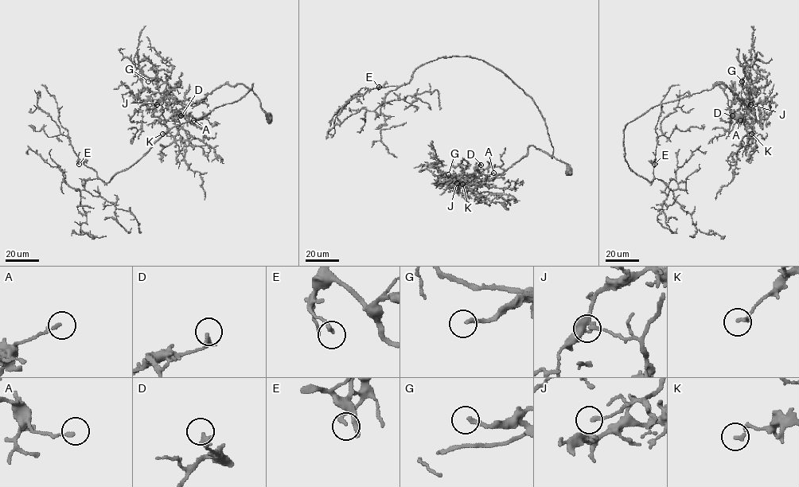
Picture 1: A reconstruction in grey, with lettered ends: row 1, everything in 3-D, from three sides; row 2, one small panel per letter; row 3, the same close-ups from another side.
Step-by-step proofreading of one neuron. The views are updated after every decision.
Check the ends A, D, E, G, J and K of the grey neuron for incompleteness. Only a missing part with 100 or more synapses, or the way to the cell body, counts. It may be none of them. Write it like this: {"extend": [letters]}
{"extend": ["G"]}

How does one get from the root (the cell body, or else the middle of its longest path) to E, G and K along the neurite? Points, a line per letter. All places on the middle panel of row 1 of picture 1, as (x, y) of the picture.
E: (568, 172), (552, 158), (544, 118), (534, 101), (481, 60), (440, 57), (419, 66), (407, 83), (379, 87)
G: (568, 172), (564, 162), (530, 145), (525, 156), (494, 177), (468, 181), (461, 173), (448, 174)
K: (568, 172), (564, 162), (530, 145), (525, 156), (501, 173), (478, 183), (473, 177), (466, 176), (462, 184)

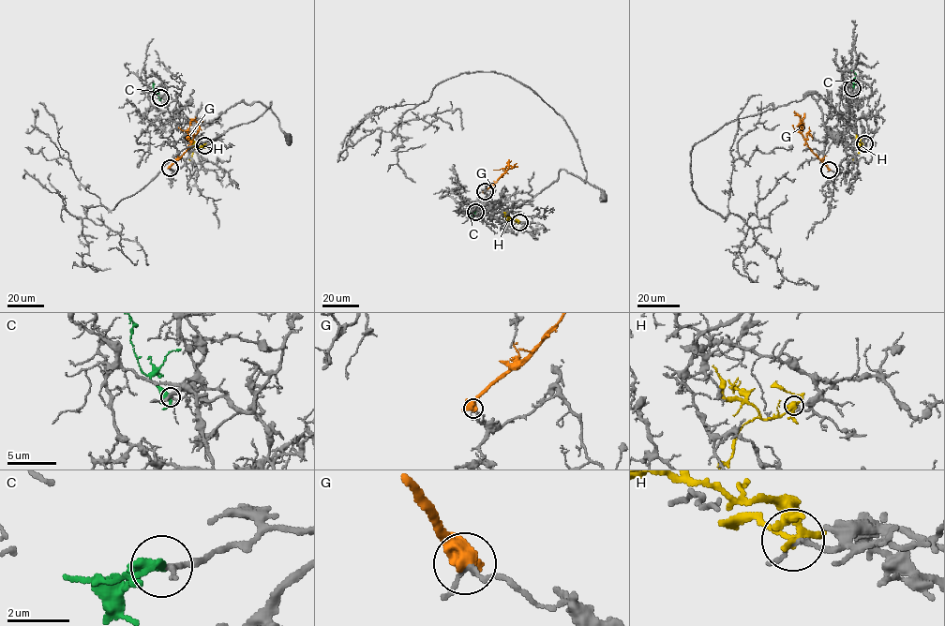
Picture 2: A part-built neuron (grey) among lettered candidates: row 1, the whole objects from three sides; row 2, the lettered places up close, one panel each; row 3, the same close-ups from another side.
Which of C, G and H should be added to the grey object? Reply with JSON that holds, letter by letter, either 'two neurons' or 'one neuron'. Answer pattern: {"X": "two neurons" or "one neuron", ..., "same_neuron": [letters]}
{"C": "one neuron", "G": "two neurons", "H": "two neurons", "same_neuron": ["C"]}

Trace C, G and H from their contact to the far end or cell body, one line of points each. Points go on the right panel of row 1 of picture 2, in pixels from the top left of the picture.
C: (852, 89), (855, 78), (851, 70)
G: (829, 170), (806, 143), (799, 125), (800, 116), (793, 111)
H: (864, 143), (852, 163)

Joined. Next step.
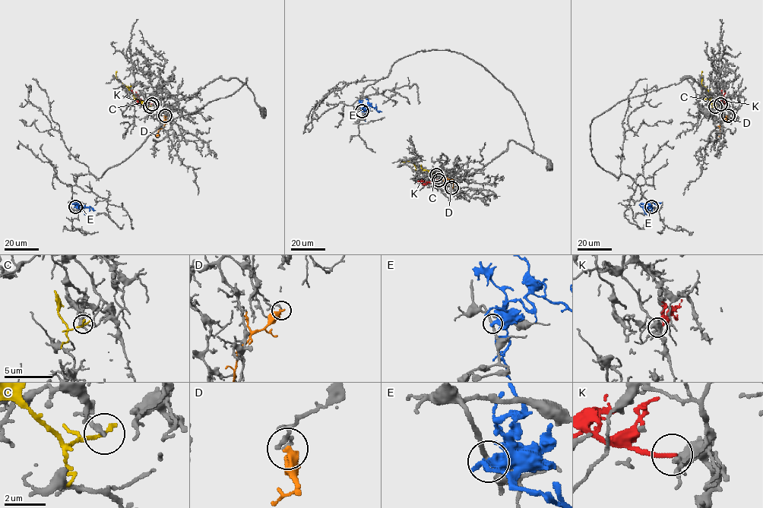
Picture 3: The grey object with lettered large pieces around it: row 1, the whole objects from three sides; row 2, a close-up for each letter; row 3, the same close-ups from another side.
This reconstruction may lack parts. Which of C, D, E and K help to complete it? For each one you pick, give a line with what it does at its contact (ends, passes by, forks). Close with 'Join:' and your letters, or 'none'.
Join: none

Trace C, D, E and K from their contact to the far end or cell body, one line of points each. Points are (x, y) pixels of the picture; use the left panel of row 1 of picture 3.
C: (150, 106), (145, 105), (118, 80), (116, 71)
D: (165, 115), (166, 121), (156, 137)
E: (75, 206), (79, 209), (90, 206), (93, 211)
K: (152, 104), (141, 101), (131, 90)

